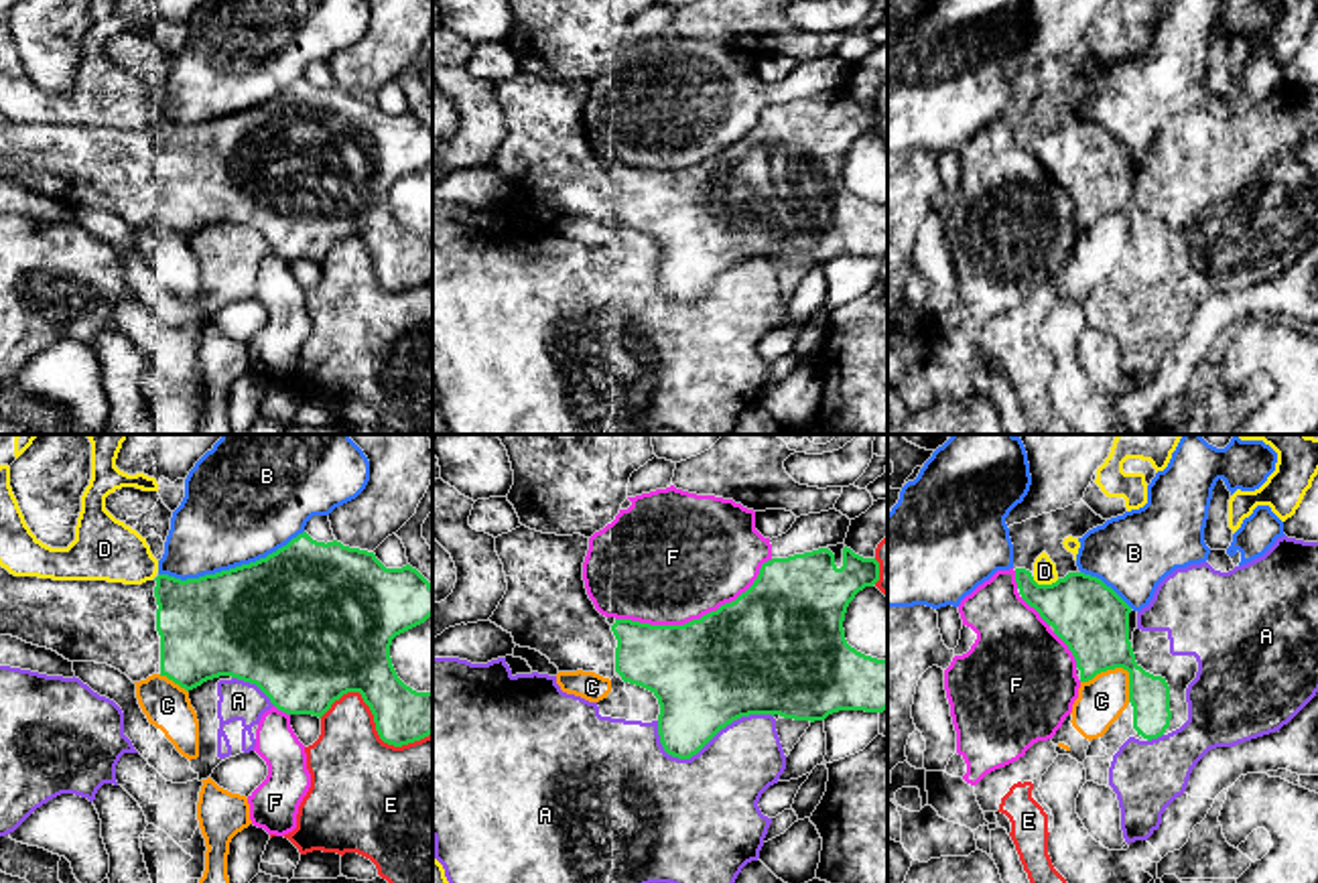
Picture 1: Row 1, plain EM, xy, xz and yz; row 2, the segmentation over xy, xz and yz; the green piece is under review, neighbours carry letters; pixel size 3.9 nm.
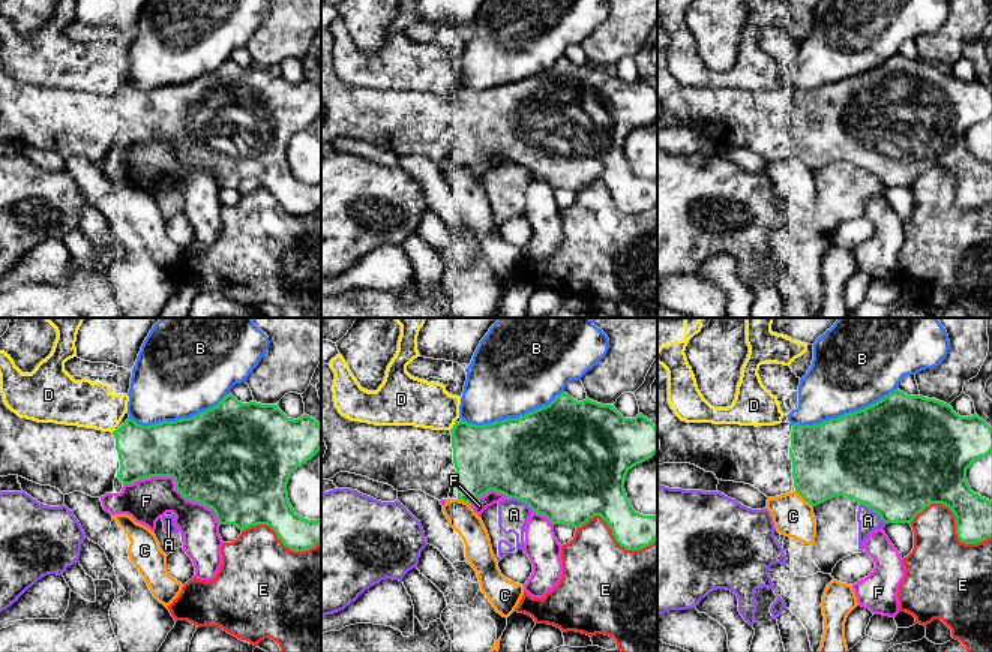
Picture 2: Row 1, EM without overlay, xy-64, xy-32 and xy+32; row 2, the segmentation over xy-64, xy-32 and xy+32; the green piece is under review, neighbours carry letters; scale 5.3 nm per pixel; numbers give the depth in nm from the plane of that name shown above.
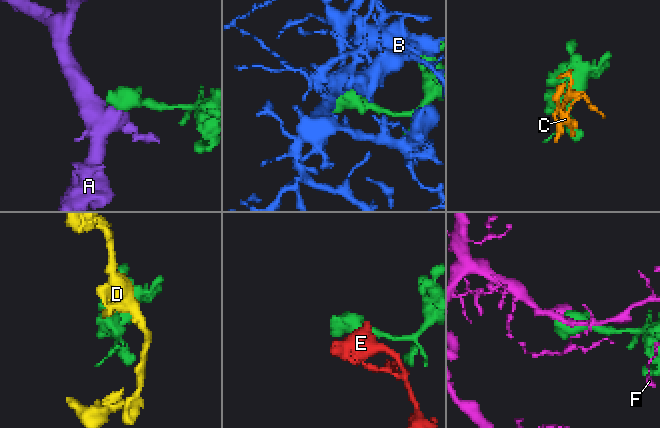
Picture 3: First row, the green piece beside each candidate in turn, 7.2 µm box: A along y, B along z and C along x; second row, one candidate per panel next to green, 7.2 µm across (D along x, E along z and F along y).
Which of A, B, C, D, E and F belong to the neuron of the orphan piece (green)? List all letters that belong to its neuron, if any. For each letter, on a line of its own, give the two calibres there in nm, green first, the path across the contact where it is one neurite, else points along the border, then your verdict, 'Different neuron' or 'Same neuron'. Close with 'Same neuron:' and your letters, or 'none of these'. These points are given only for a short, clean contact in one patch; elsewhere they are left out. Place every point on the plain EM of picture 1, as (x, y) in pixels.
A: Thickness 420 nm (green) against 380 nm. Different neuron
B: Thickness 480 nm (green) against 440 nm. Different neuron
C: Thickness 280 nm (green) against 190 nm. Different neuron
D: Thickness 280 nm (green) against 100 nm. Different neuron
E: Thickness 260 nm (green) against 380 nm. Different neuron
F: Thickness 440 nm (green) against 480 nm. Different neuron
Same neuron: none of these

